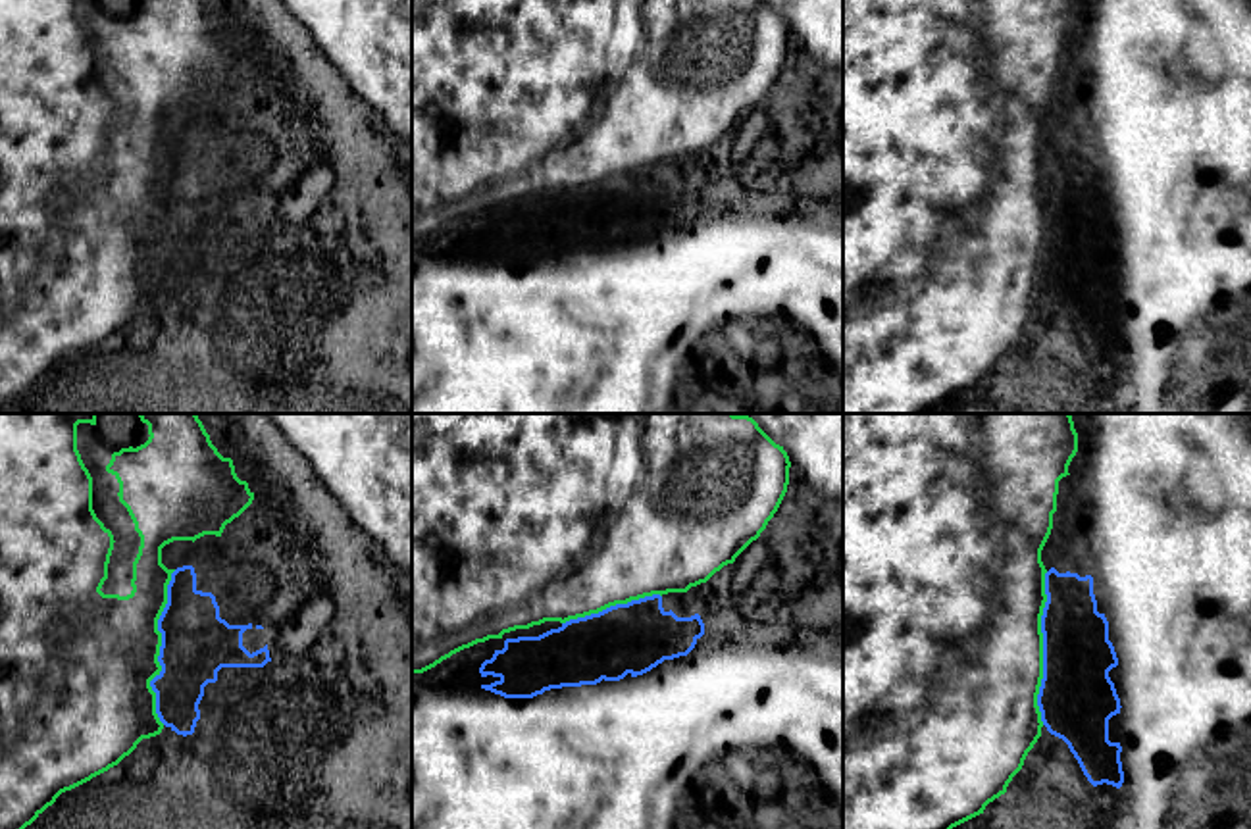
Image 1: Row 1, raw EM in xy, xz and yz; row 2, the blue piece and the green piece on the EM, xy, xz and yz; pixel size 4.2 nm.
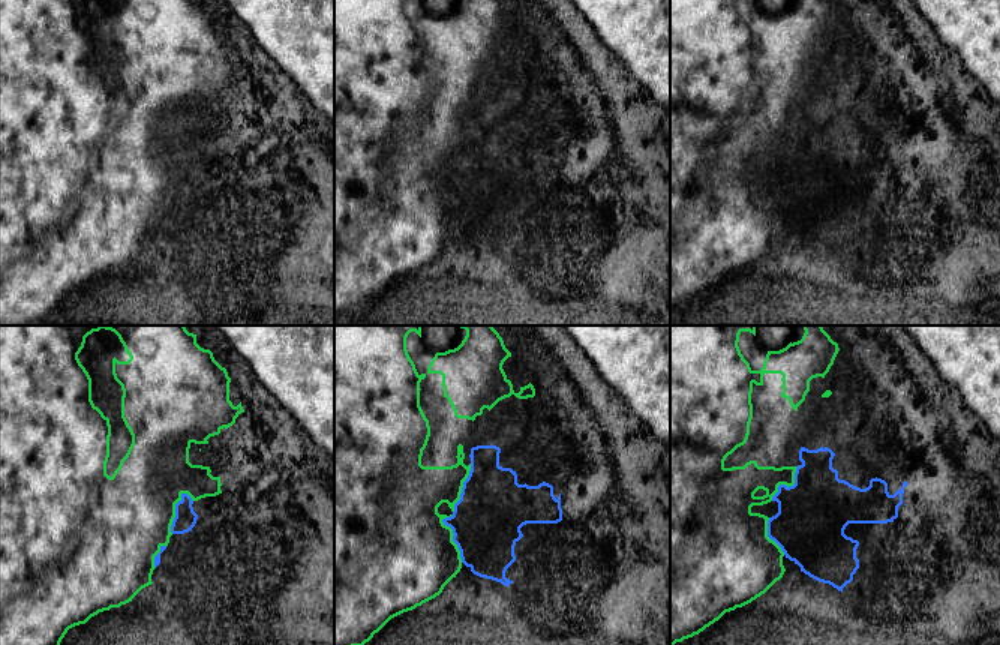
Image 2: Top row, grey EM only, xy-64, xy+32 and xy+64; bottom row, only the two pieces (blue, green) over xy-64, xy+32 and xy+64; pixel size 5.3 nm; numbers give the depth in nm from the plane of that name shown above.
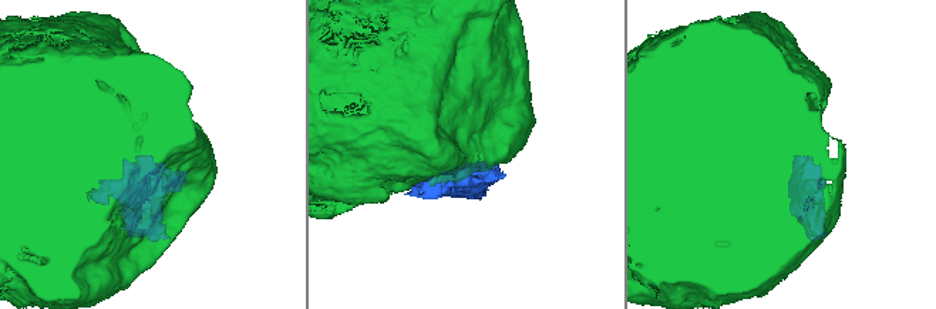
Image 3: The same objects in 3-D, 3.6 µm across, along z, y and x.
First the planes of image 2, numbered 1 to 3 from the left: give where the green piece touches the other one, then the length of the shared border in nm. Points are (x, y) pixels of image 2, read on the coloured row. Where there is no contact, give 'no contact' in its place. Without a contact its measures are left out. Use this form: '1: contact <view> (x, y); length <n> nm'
1: contact xy-64 (176, 512); length 240 nm
2: contact xy+32 (453, 537); length 260 nm
3: contact xy+64 (786, 486); length 240 nm

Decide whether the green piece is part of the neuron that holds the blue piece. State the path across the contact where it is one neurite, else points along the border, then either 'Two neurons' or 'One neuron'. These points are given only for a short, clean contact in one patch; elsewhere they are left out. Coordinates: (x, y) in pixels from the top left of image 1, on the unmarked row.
One neuron

